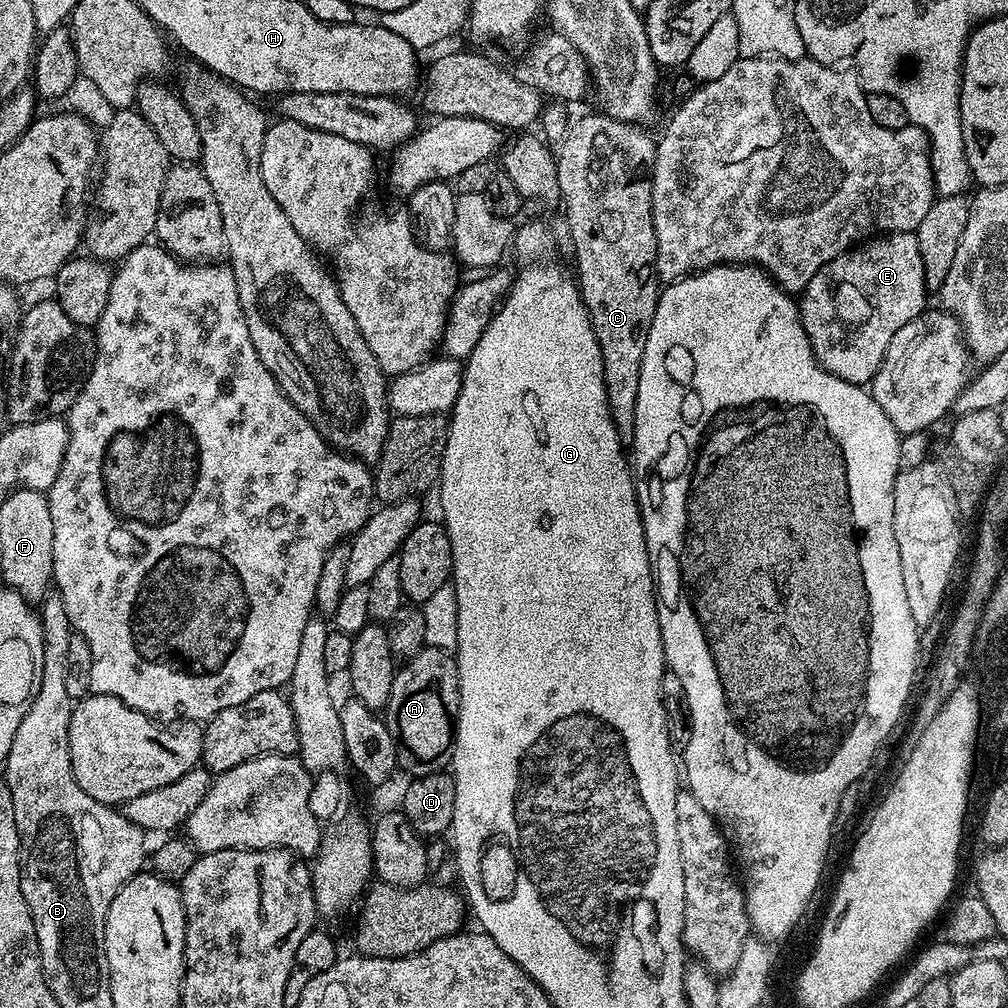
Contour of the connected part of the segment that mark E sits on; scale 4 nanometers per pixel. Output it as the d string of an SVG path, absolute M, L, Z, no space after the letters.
M889 232L887 234L880 234L875 238L869 239L867 242L861 243L859 246L849 248L847 252L843 252L841 256L834 258L826 266L822 266L822 270L818 270L818 274L814 274L814 278L810 278L810 282L798 296L800 321L806 330L806 338L810 340L810 346L816 355L816 363L830 374L834 374L851 384L859 384L861 386L871 385L874 374L880 369L880 363L884 360L886 346L890 346L890 338L894 338L894 334L898 334L898 330L902 330L902 326L906 326L906 322L918 318L918 314L925 311L926 303L924 304L924 299L927 296L930 296L930 292L924 286L922 250L918 250L918 238L915 232Z

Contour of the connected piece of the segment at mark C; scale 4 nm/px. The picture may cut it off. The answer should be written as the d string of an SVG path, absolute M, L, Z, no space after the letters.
M597 114L597 116L584 116L581 120L571 121L570 127L565 131L562 139L559 141L558 147L555 149L554 155L556 157L556 169L558 170L558 186L560 187L560 198L562 201L562 209L564 208L564 216L568 219L568 228L572 231L572 248L576 251L576 272L574 268L574 276L578 281L578 287L580 289L580 299L584 301L584 308L588 312L588 317L592 323L592 329L594 334L598 338L598 346L600 347L600 353L602 354L602 366L604 367L604 385L606 386L606 398L608 399L608 405L610 406L610 414L612 420L616 424L616 429L620 435L620 439L625 442L631 442L634 438L634 406L638 406L638 374L642 374L642 354L646 354L646 334L650 334L650 322L654 322L654 310L656 309L656 302L658 299L658 277L656 275L656 235L654 234L654 218L652 217L652 167L656 161L656 146L657 141L651 140L650 137L644 133L645 129L638 124L627 124L621 120L615 120L612 116L605 116L603 114Z

